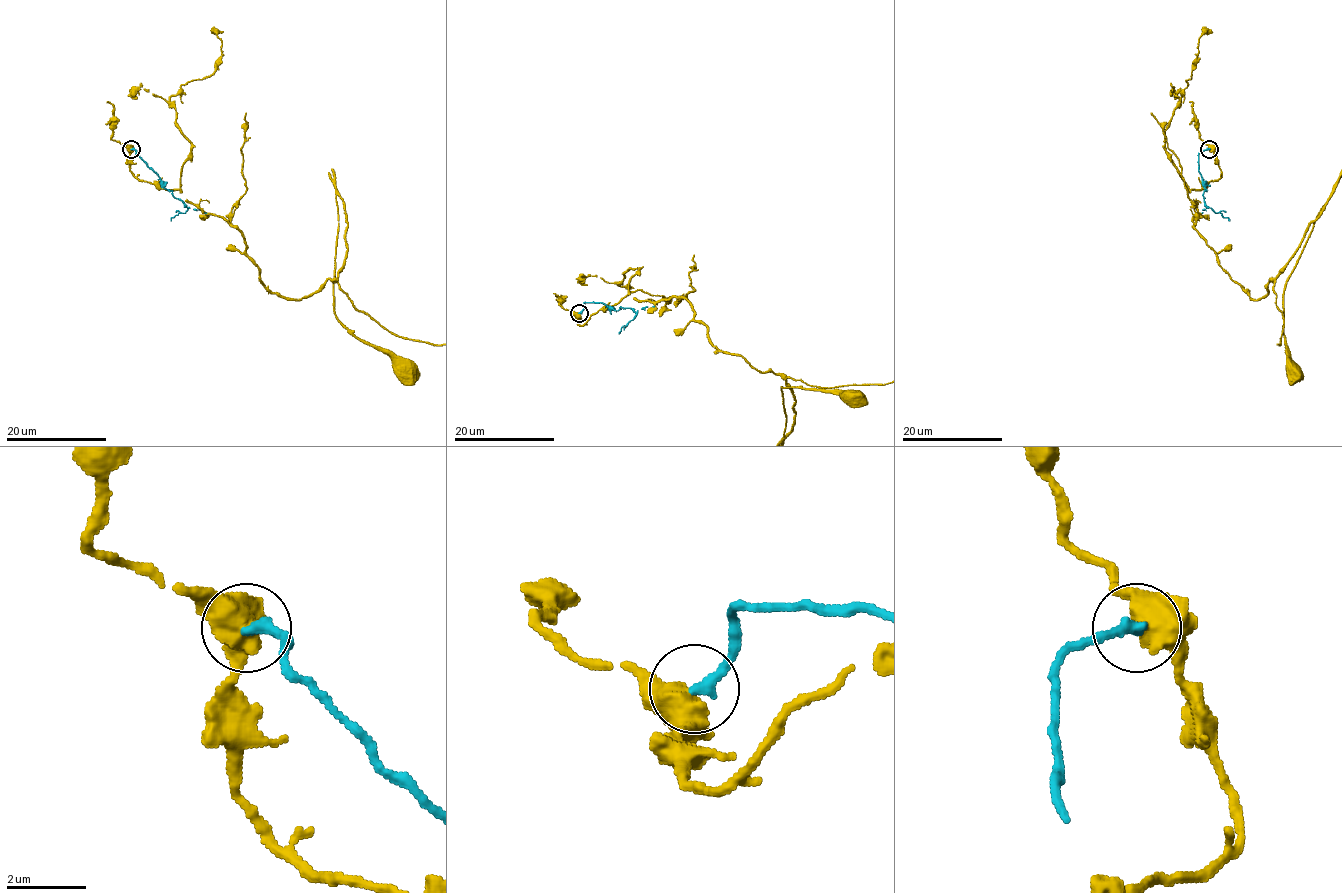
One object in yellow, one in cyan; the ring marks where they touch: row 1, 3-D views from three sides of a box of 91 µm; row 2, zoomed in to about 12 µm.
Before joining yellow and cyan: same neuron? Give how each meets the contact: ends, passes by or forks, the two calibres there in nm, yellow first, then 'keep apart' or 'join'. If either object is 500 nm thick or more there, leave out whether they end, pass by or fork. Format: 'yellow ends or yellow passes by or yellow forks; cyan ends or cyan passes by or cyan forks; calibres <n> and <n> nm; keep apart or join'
calibres 750 and 320 nm; keep apart

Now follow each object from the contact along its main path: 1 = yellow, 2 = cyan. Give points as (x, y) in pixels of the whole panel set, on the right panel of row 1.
1: (1209, 149), (1221, 176), (1190, 191), (1193, 227), (1252, 299), (1268, 291), (1330, 196), (1284, 288), (1293, 375)
2: (1209, 149), (1199, 153), (1199, 173), (1206, 189), (1203, 194), (1204, 202), (1229, 221)

